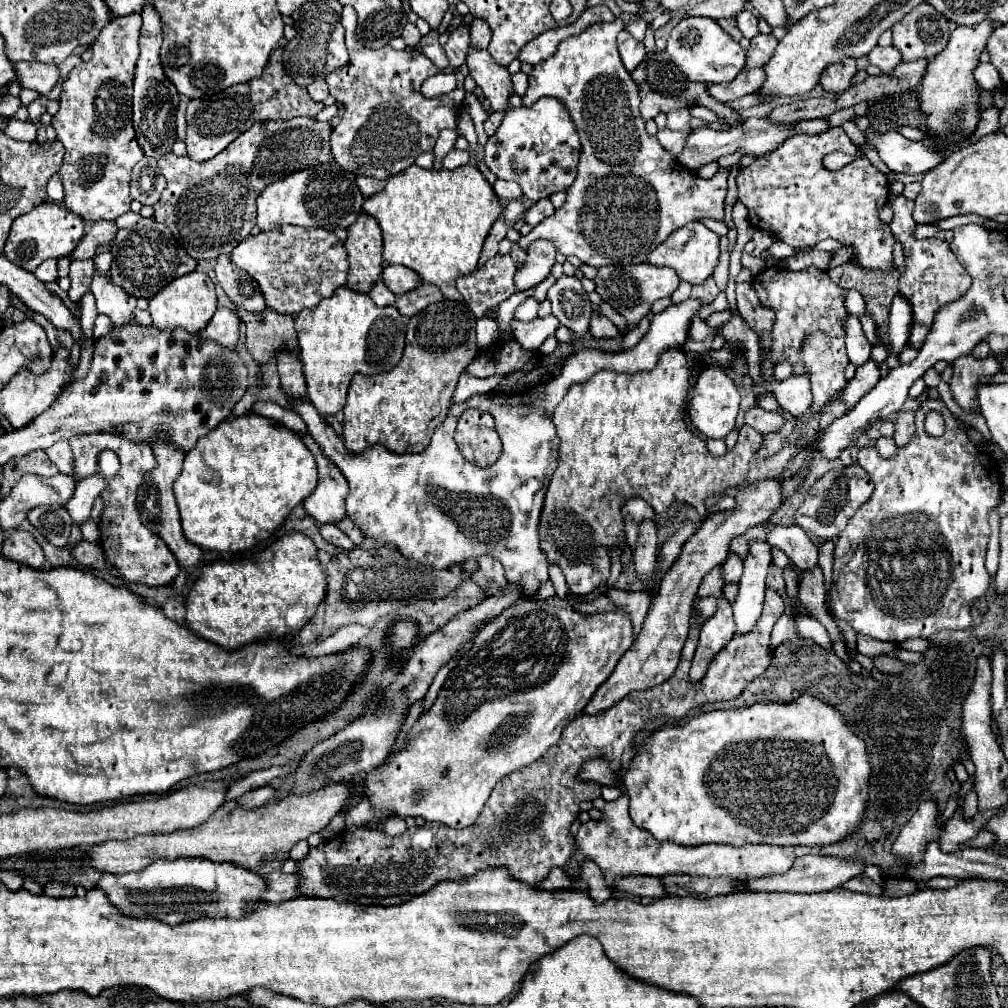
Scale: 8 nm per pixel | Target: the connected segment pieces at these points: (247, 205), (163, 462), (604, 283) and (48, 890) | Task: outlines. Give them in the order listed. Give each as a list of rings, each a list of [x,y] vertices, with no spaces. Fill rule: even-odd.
[[[296,117],[290,121],[264,121],[264,123],[254,123],[250,131],[236,137],[220,155],[216,155],[210,161],[196,163],[188,157],[178,157],[174,153],[160,157],[158,167],[166,177],[166,189],[162,191],[160,201],[154,205],[156,221],[168,225],[168,229],[188,251],[188,255],[192,255],[198,261],[216,259],[224,251],[232,253],[232,249],[240,241],[244,241],[250,235],[252,227],[256,225],[256,197],[266,185],[294,171],[312,167],[314,163],[332,161],[330,131],[332,131],[330,123],[320,123],[308,117]]]
[[[156,443],[156,447],[152,447],[158,465],[154,471],[150,471],[144,477],[144,483],[138,489],[138,513],[140,513],[140,521],[152,531],[156,533],[160,539],[164,539],[164,543],[170,547],[170,551],[176,555],[180,567],[184,571],[194,571],[200,563],[202,557],[202,549],[196,547],[194,543],[188,543],[188,539],[184,537],[182,525],[180,525],[180,515],[178,515],[178,507],[176,507],[176,499],[174,499],[174,481],[178,479],[180,471],[182,471],[182,459],[184,455],[180,455],[180,451],[172,451],[172,447],[168,447],[168,443]]]
[[[638,263],[638,265],[608,265],[600,267],[598,275],[594,277],[596,293],[610,303],[628,325],[640,323],[642,317],[650,313],[650,307],[654,301],[662,297],[670,297],[672,291],[678,287],[680,279],[678,275],[668,267],[652,267],[650,263]]]
[[[50,881],[50,883],[44,885],[44,895],[50,895],[50,897],[72,897],[74,895],[74,885]]]

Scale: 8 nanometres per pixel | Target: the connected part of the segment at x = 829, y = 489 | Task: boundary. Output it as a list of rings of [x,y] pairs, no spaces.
[[[858,463],[850,467],[842,467],[840,471],[832,469],[824,477],[820,477],[808,491],[802,507],[796,511],[796,523],[804,531],[810,531],[822,539],[832,539],[840,535],[840,531],[844,531],[848,519],[856,513],[860,505],[864,505],[870,499],[872,491],[874,491],[874,483]]]

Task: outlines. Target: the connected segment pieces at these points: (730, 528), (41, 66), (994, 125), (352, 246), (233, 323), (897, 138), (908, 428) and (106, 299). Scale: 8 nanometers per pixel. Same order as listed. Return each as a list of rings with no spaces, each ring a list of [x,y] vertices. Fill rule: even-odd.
[[[762,479],[756,483],[750,483],[738,491],[736,507],[728,509],[724,513],[716,513],[714,517],[708,517],[698,533],[694,533],[682,547],[680,559],[674,563],[674,567],[666,573],[666,577],[660,583],[658,597],[652,601],[652,607],[648,611],[648,617],[644,621],[644,627],[640,635],[636,637],[634,645],[628,649],[628,655],[620,659],[620,667],[615,667],[614,673],[598,687],[596,695],[590,699],[588,707],[584,707],[584,715],[596,715],[600,711],[606,711],[612,707],[612,703],[618,703],[632,691],[646,691],[650,687],[656,687],[664,681],[668,681],[680,661],[682,647],[688,639],[690,631],[690,615],[692,615],[692,603],[696,597],[696,591],[704,579],[706,573],[710,573],[716,565],[722,565],[728,557],[730,541],[744,535],[750,527],[756,527],[772,513],[776,513],[782,505],[782,487],[778,479]]]
[[[14,63],[16,81],[24,89],[32,89],[40,95],[46,95],[58,83],[58,67],[52,63]]]
[[[990,105],[988,109],[982,111],[982,117],[980,117],[980,127],[976,129],[976,135],[972,137],[972,141],[988,135],[988,133],[994,133],[998,131],[998,115],[1000,115],[1000,109],[996,105]]]
[[[362,213],[348,229],[346,251],[350,261],[348,287],[358,293],[370,293],[384,269],[382,259],[382,231],[374,217]]]
[[[218,307],[214,313],[214,319],[208,323],[208,327],[202,331],[202,339],[214,339],[222,343],[224,347],[236,347],[238,337],[240,337],[240,317],[228,309],[228,307]]]
[[[866,129],[866,141],[878,151],[880,159],[894,171],[894,173],[926,173],[936,167],[942,159],[930,147],[922,143],[908,141],[898,131],[876,133],[874,129]]]
[[[904,411],[904,413],[898,413],[898,419],[896,419],[896,431],[894,431],[894,441],[898,447],[902,447],[904,443],[908,443],[908,439],[912,437],[914,433],[914,413],[912,411]]]
[[[94,269],[92,273],[92,285],[90,291],[94,293],[98,301],[98,311],[108,315],[114,325],[128,323],[128,319],[134,321],[134,307],[136,307],[136,297],[124,291],[120,285],[112,283],[110,271],[102,273]]]

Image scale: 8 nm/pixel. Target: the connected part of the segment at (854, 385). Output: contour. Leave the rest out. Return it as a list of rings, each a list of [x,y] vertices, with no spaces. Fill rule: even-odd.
[[[870,357],[864,365],[860,365],[860,367],[856,369],[854,379],[852,379],[852,381],[846,385],[846,389],[844,389],[842,401],[844,401],[848,407],[854,407],[878,381],[880,381],[880,365]]]

